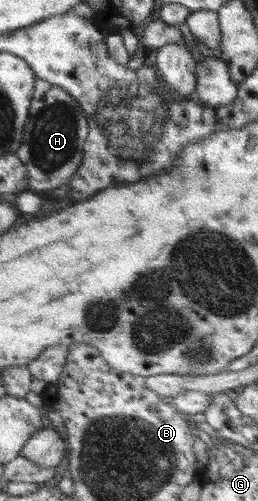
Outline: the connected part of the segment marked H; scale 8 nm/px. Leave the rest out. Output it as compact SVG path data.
M37 78L23 144L16 153L29 171L29 185L26 189L47 192L71 183L84 161L89 127L85 110L63 87Z

